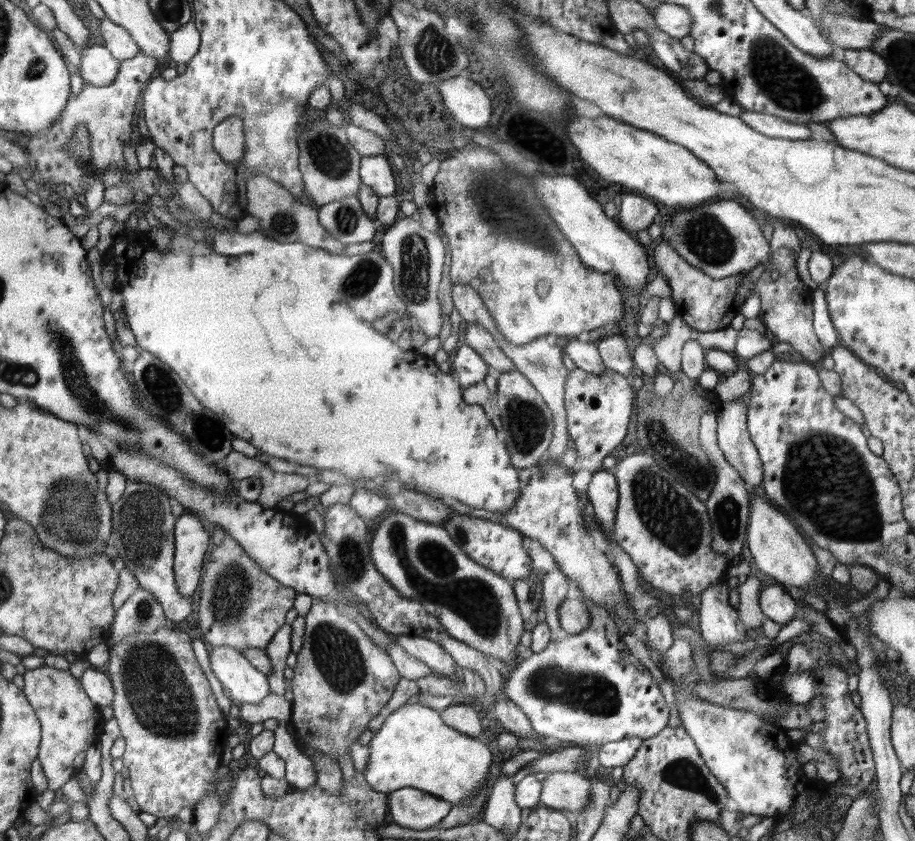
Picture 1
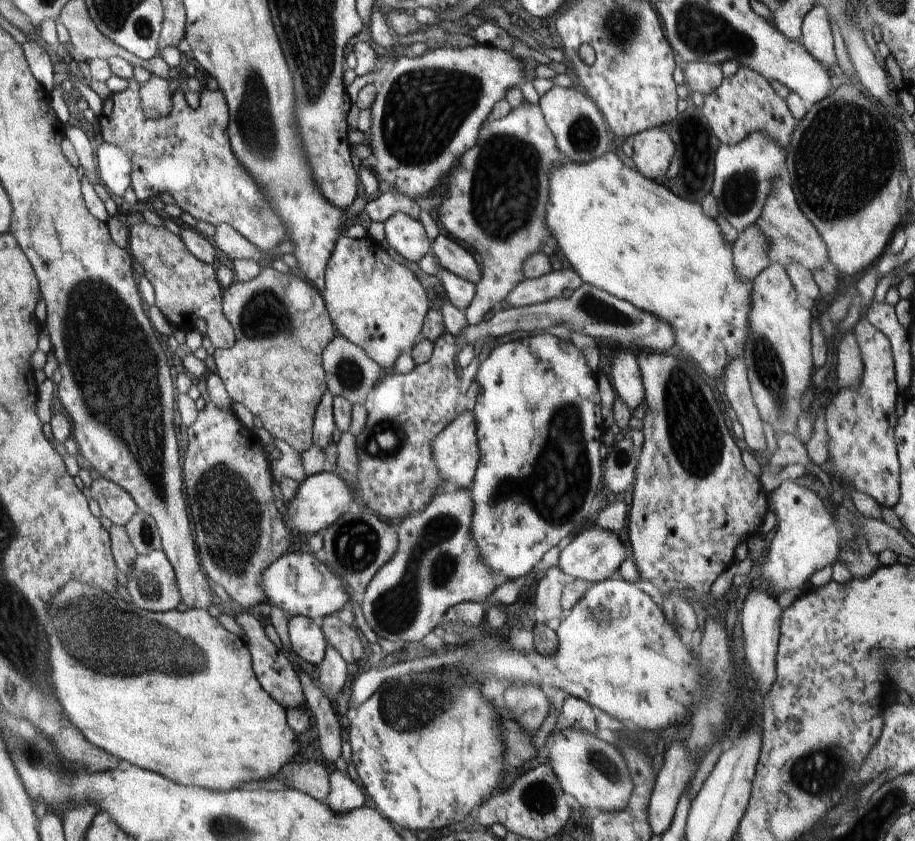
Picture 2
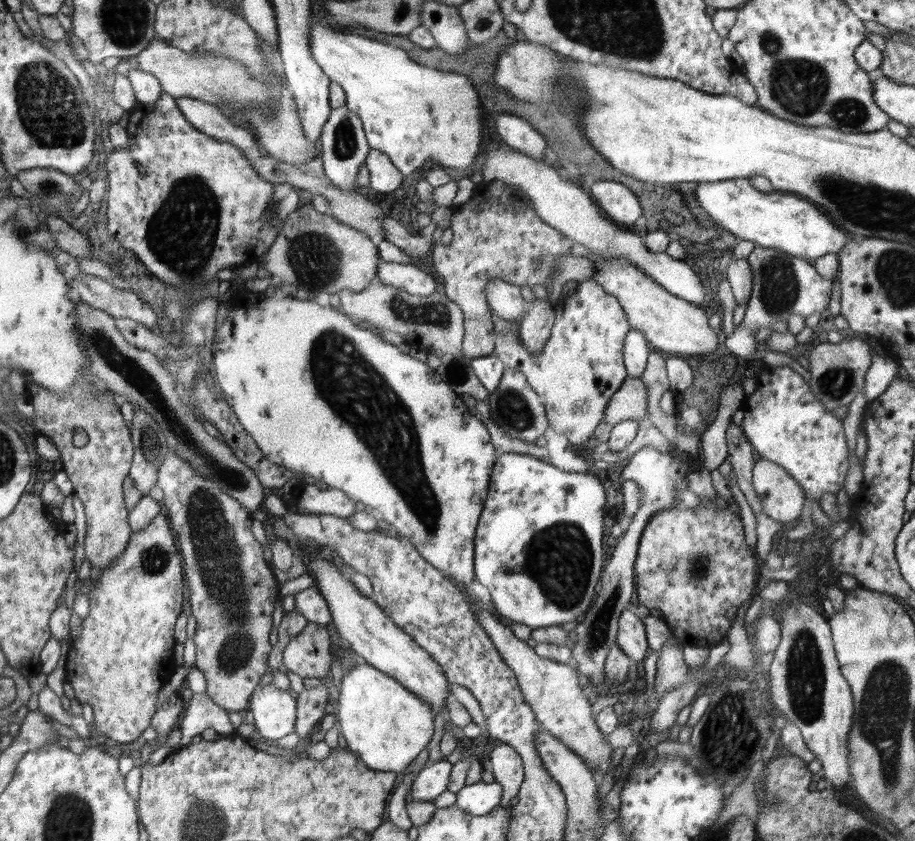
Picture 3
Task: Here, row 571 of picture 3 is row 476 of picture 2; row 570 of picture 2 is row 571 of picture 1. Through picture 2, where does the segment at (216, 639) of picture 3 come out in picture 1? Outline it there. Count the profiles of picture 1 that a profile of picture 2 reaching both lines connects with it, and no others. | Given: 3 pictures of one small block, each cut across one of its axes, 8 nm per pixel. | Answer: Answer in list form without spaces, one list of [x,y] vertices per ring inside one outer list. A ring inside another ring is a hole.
[[[228,533],[225,534],[222,543],[216,547],[211,545],[203,563],[201,577],[202,593],[200,594],[200,605],[198,606],[198,619],[195,622],[200,628],[201,638],[208,648],[232,647],[243,652],[248,647],[265,649],[286,622],[286,614],[293,607],[297,592],[288,586],[280,584],[280,581],[270,577],[251,556],[236,542]]]

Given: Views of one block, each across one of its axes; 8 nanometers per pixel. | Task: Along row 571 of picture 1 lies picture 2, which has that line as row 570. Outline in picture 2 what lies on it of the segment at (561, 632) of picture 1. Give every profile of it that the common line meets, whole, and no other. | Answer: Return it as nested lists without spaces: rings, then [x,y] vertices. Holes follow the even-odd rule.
[[[558,566],[552,568],[545,576],[540,580],[538,589],[536,590],[536,607],[544,619],[554,619],[559,612],[561,612],[561,595],[566,584],[570,582],[570,577],[565,573],[562,573]]]

